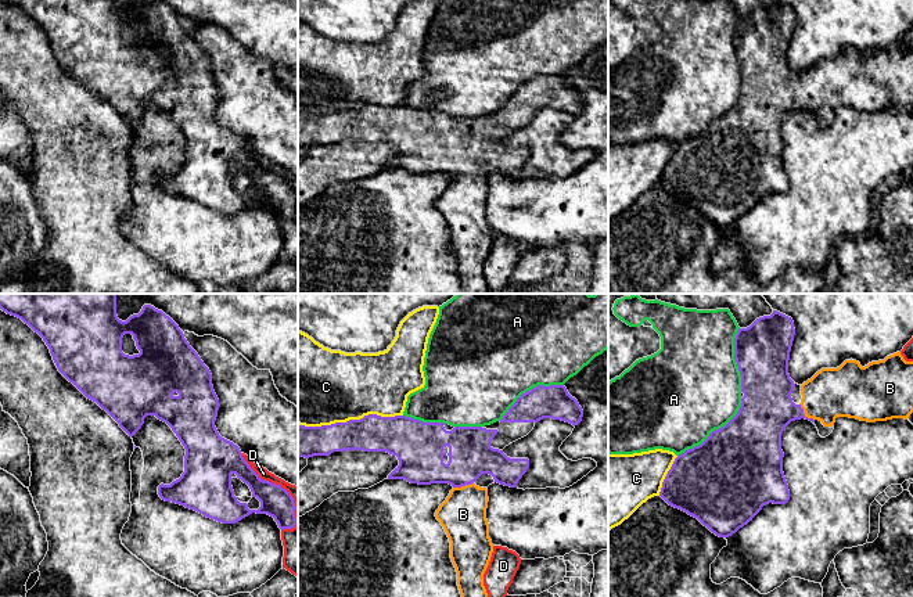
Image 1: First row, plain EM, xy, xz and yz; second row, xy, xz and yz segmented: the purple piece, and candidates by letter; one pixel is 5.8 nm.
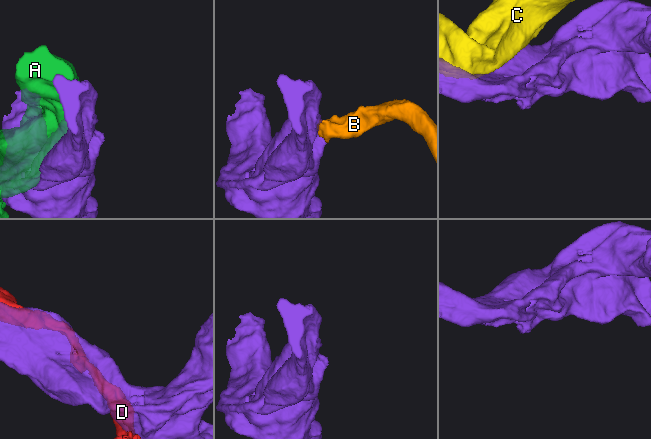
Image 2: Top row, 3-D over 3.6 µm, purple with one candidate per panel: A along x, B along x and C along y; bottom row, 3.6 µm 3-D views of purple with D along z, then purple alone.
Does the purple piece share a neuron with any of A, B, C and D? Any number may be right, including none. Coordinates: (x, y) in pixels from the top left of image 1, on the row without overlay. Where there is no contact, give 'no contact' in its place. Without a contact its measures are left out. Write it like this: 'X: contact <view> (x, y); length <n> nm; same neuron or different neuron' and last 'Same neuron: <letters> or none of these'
A: contact yz (715, 119); length 500 nm; different neuron
B: contact yz (802, 103); length 130 nm; same neuron
C: contact xz (349, 110); length 600 nm; different neuron
D: contact xy (279, 175); length 550 nm; different neuron
Same neuron: B

